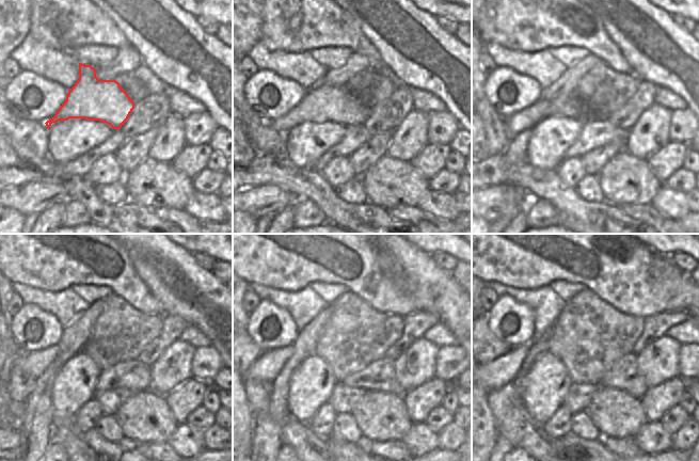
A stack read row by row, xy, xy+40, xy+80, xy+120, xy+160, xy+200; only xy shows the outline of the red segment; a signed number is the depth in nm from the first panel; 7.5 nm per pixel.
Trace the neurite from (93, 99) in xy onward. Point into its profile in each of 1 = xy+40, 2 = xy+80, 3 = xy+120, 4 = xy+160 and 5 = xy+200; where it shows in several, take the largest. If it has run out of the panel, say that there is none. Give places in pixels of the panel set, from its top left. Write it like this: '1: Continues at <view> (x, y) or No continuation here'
1: Continues at xy+40 (323, 102)
2: Continues at xy+80 (569, 106)
3: Continues at xy+120 (34, 363)
4: Continues at xy+160 (269, 364)
5: Continues at xy+200 (501, 371)

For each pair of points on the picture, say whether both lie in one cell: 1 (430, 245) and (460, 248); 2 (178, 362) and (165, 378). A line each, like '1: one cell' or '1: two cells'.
1: one cell
2: one cell

